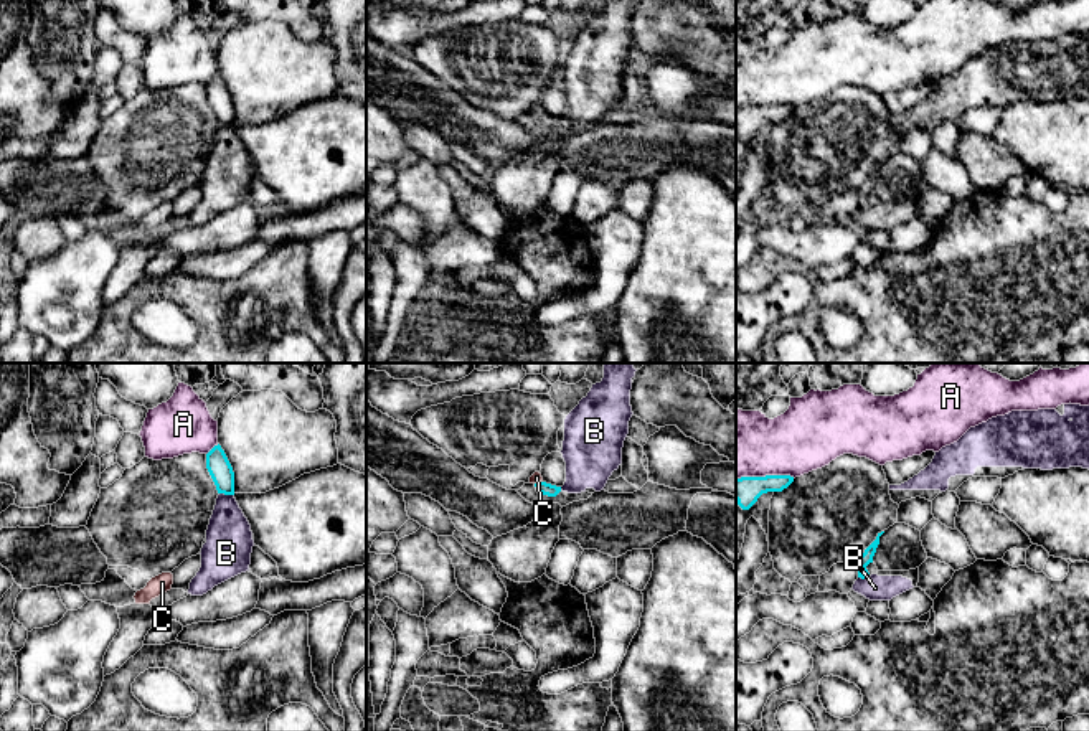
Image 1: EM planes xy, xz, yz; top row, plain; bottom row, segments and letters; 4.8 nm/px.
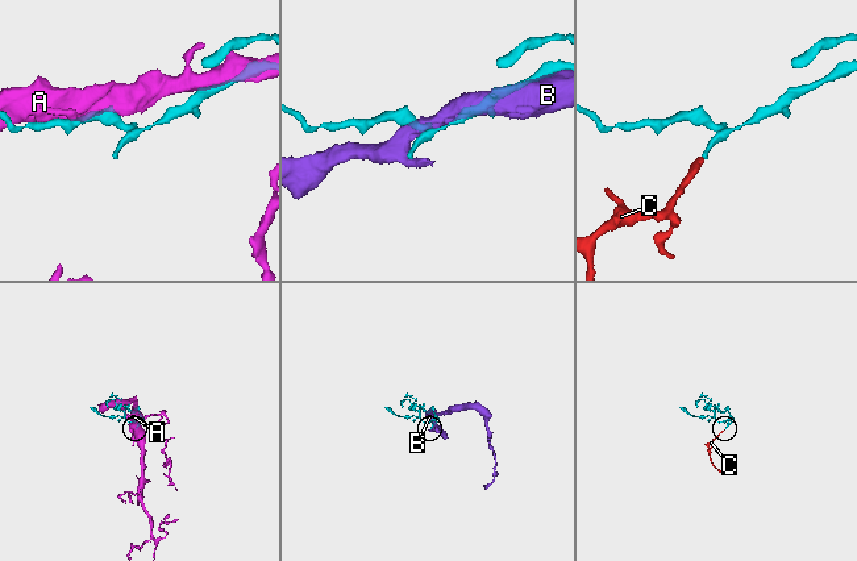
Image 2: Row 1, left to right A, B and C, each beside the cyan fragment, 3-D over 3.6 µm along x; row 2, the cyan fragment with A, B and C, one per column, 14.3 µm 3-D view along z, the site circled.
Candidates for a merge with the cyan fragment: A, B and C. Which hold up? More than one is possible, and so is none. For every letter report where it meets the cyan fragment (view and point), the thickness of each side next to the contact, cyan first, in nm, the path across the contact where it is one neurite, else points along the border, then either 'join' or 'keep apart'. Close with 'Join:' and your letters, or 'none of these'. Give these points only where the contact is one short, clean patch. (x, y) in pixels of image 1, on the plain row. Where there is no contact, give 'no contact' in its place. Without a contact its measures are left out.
A: contact yz (766, 106); calibres 140 and 320 nm; keep apart
B: contact xy (226, 124); calibres 120 and 220 nm; keep apart
C: contact xz (538, 113); calibres 60 and 50 nm; way xz (546, 119), (538, 113), (537, 108); join
Join: C

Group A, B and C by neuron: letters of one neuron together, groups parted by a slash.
A / B / C

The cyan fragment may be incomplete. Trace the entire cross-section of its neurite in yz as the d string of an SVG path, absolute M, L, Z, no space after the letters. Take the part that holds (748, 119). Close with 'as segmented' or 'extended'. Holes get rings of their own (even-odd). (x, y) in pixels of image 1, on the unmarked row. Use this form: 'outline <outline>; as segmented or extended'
outline M790 106L741 107L736 109L736 132L749 140L762 124L782 122L794 112Z; as segmented

